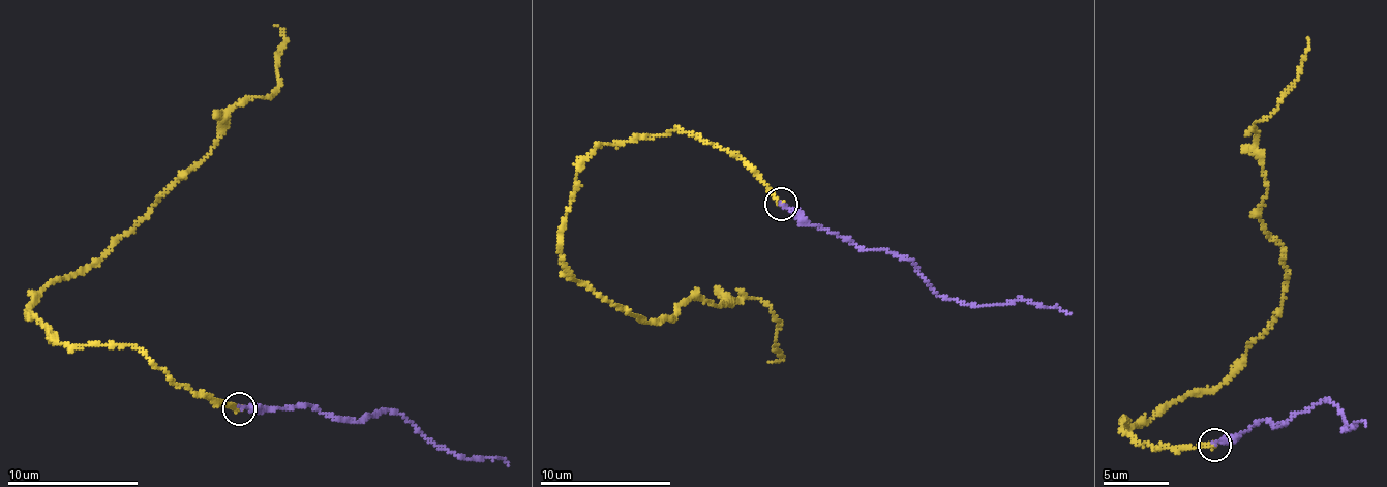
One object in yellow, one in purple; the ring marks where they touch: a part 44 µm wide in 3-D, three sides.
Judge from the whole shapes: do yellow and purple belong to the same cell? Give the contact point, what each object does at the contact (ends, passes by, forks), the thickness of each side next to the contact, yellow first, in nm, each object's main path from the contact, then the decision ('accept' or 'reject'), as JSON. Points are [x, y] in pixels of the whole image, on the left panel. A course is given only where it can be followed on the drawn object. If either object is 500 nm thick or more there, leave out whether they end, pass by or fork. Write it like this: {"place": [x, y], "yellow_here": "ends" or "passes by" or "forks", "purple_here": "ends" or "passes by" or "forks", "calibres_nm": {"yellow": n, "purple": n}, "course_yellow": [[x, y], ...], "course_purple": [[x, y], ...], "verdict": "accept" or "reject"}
{"place": [239, 408], "yellow_here": "ends", "purple_here": "ends", "calibres_nm": {"yellow": 220, "purple": 180}, "course_yellow": [[238, 409], [128, 345], [49, 336], [27, 307], [130, 229], [221, 120], [278, 88], [274, 25]], "course_purple": [[238, 406], [310, 405], [320, 414], [358, 422], [388, 409], [403, 414], [458, 456], [500, 458], [508, 465]], "verdict": "accept"}

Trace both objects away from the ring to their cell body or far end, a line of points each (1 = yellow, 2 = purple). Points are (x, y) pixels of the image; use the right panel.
1: (1215, 446), (1161, 449), (1121, 424), (1210, 392), (1272, 325), (1289, 271), (1260, 220), (1253, 127), (1307, 38)
2: (1215, 443), (1263, 420), (1284, 424), (1324, 399), (1343, 413), (1345, 429), (1358, 421), (1366, 426)

